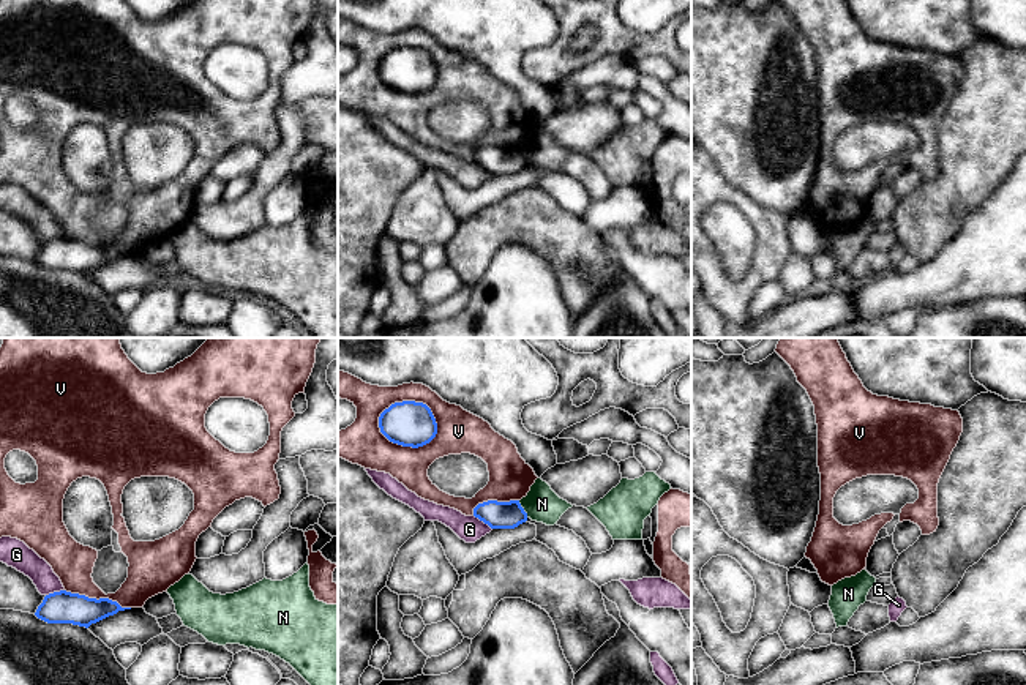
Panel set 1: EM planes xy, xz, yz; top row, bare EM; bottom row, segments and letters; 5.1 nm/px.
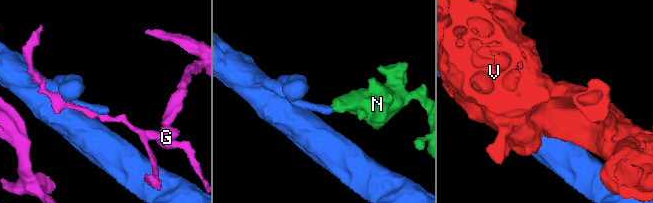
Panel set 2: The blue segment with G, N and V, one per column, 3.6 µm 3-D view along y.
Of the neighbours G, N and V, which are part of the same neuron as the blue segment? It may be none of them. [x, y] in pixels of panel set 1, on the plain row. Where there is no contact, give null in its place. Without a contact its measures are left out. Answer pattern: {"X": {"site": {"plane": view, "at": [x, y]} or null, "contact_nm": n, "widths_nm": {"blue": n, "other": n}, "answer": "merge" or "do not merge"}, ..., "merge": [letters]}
{"G": {"site": {"plane": "xy", "at": [54, 239]}, "contact_nm": 100, "widths_nm": {"blue": 160, "other": 130}, "answer": "do not merge"}, "N": {"site": {"plane": "xz", "at": [523, 155]}, "contact_nm": 100, "widths_nm": {"blue": 140, "other": 180}, "answer": "do not merge"}, "V": {"site": {"plane": "xz", "at": [403, 92]}, "contact_nm": 320, "widths_nm": {"blue": 240, "other": 220}, "answer": "do not merge"}, "merge": []}

